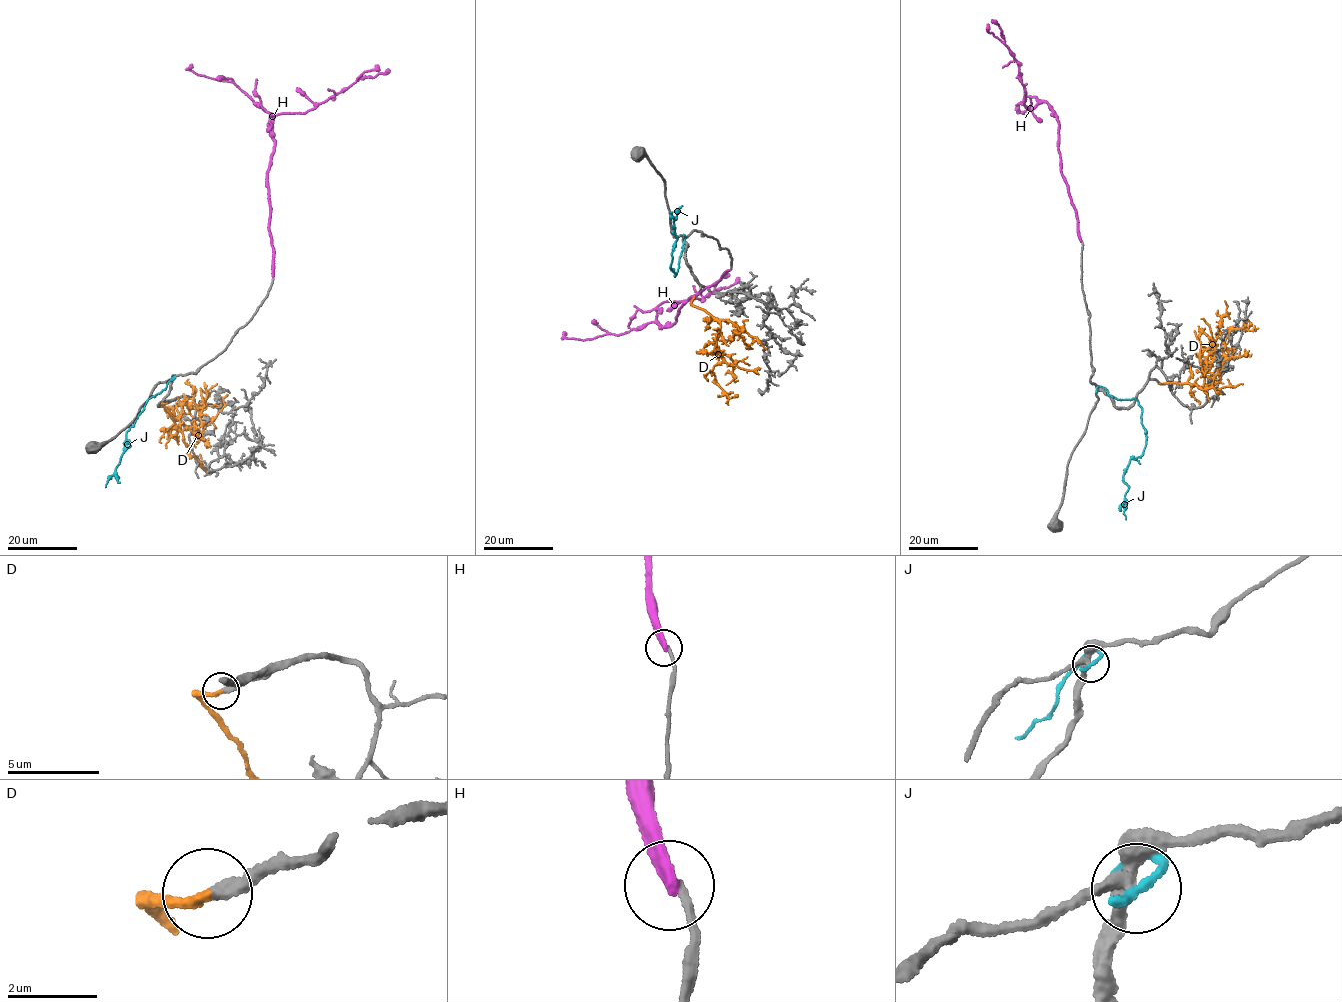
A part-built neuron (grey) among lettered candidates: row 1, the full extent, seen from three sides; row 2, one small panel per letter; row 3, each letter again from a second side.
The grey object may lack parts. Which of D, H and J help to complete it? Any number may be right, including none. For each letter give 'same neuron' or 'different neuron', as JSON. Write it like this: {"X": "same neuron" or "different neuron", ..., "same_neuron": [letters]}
{"D": "same neuron", "H": "different neuron", "J": "different neuron", "same_neuron": ["D"]}

